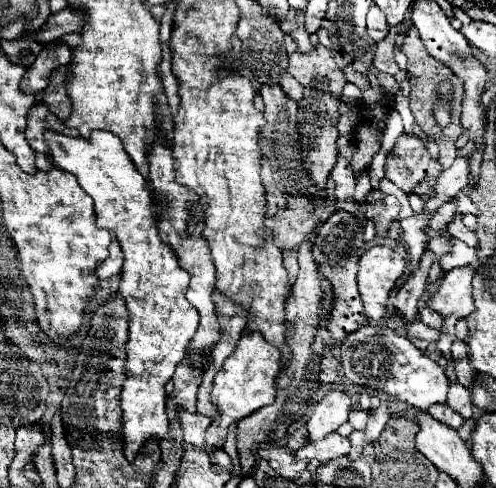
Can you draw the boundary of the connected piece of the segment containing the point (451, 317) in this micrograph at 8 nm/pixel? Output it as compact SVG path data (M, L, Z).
M470 264L460 266L460 268L452 268L442 278L438 292L434 296L430 296L428 302L426 302L426 306L438 310L446 318L444 328L442 328L444 336L438 340L436 348L448 360L448 364L446 364L444 370L446 370L448 380L452 380L452 382L458 382L456 374L454 374L452 360L450 360L450 346L456 340L454 324L460 318L466 318L466 316L472 314L472 308L474 308L474 300L472 300L472 276L474 276L474 272L476 272L476 268L470 266Z

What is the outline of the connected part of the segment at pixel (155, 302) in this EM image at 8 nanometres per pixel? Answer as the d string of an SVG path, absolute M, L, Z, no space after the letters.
M46 132L46 144L50 146L50 154L64 172L70 172L76 176L82 190L94 200L94 212L96 212L96 224L98 228L106 228L116 234L122 252L124 252L124 270L122 270L122 282L120 282L120 294L126 300L128 308L128 342L126 342L126 382L122 386L120 394L120 408L122 408L122 436L124 436L124 456L128 462L136 458L140 448L150 440L164 440L170 438L168 418L166 418L166 382L172 379L176 366L182 362L186 346L190 344L198 316L196 308L188 304L186 290L188 290L188 272L184 272L172 252L170 246L162 244L156 228L156 220L150 212L152 192L146 188L144 176L136 170L136 166L130 162L126 150L122 148L122 142L108 132L94 132L94 138L68 138L56 132Z

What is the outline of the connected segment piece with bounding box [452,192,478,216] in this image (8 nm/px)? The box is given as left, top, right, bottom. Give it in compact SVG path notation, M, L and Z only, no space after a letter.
M460 192L460 196L456 196L454 200L452 200L456 206L458 206L458 210L462 212L462 214L478 214L478 208L470 202L470 198L464 194L464 192Z

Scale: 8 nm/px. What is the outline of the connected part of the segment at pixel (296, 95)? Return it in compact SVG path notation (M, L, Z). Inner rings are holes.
M284 72L282 76L280 76L282 80L280 80L280 86L282 86L282 90L284 90L284 94L290 98L290 100L294 100L296 104L300 104L302 102L302 98L304 98L304 88L300 86L300 82L298 80L294 80L288 72Z

